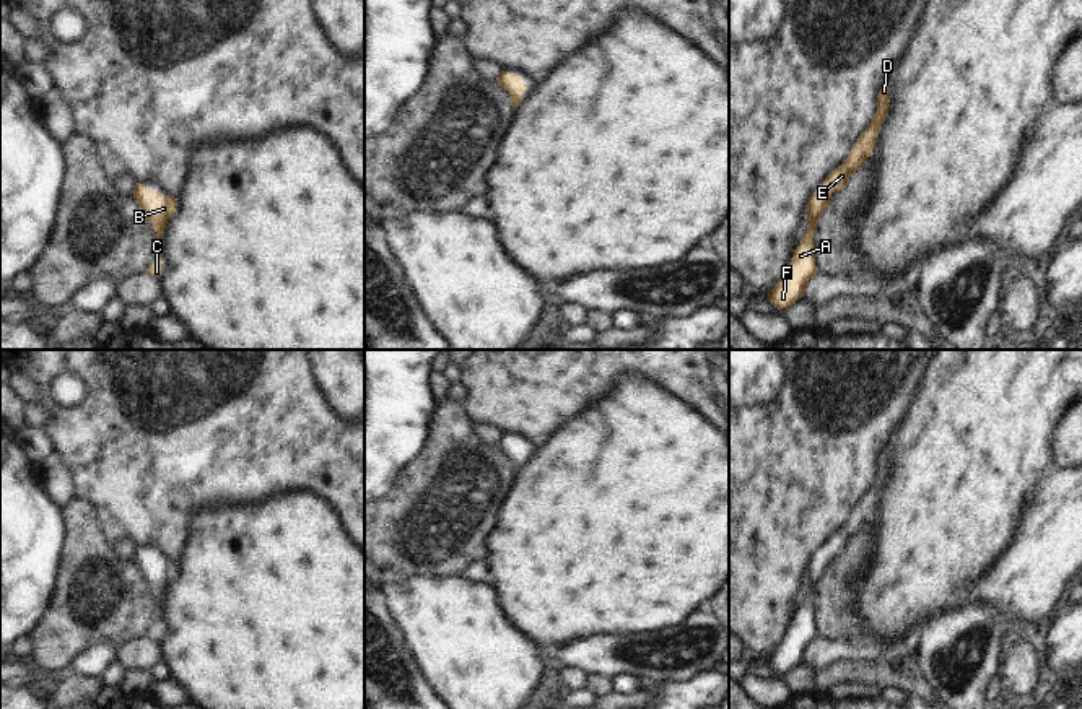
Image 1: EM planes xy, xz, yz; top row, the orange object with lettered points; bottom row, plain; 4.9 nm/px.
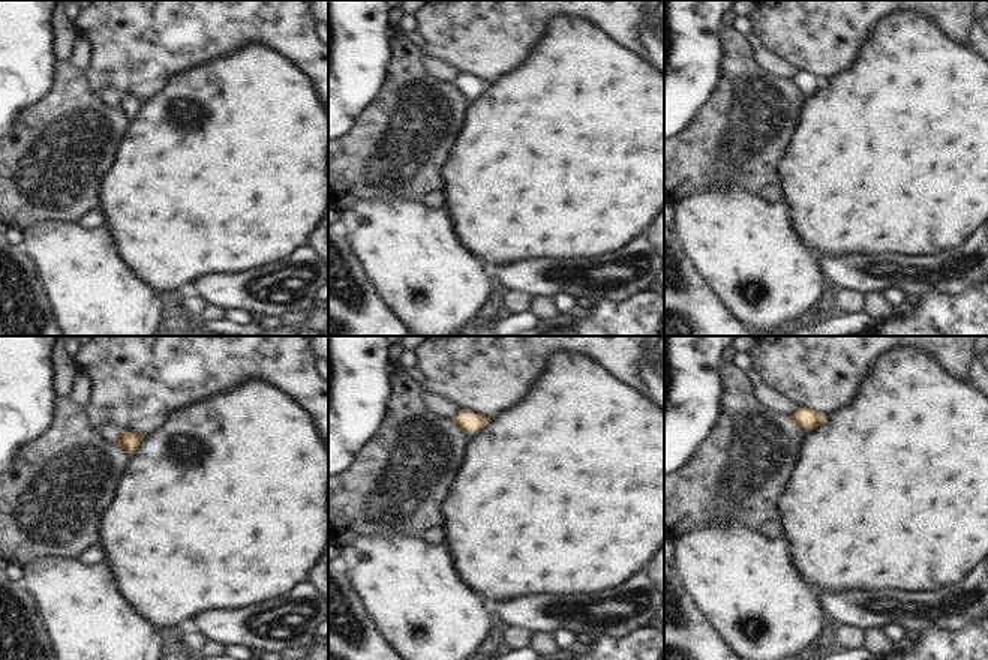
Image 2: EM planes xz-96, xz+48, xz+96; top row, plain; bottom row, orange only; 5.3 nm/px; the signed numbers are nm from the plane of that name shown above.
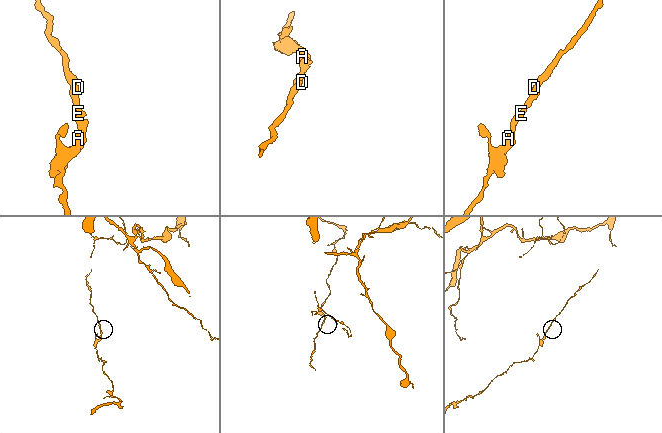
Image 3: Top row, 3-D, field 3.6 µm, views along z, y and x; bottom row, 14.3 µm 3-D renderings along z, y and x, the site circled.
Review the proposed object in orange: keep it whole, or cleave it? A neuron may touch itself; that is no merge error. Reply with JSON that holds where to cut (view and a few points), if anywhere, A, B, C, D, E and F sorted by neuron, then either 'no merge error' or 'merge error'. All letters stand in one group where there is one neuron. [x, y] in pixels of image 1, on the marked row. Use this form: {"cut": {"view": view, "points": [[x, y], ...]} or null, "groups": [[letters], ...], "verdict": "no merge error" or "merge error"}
{"cut": null, "groups": [["A", "B", "C", "D", "E", "F"]], "verdict": "no merge error"}

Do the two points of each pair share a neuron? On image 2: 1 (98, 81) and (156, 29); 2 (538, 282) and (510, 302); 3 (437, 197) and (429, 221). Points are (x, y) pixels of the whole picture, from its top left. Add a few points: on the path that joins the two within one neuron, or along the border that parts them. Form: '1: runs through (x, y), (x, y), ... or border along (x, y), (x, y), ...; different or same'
1: runs through (113, 66), (141, 38); same
2: border along (508, 290), (532, 297); different
3: border along (420, 201), (431, 207), (444, 207); different

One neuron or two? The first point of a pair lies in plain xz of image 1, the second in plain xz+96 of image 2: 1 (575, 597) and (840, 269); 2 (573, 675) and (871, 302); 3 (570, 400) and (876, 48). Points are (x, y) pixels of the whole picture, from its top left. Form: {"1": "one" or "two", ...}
{"1": "two", "2": "two", "3": "two"}

